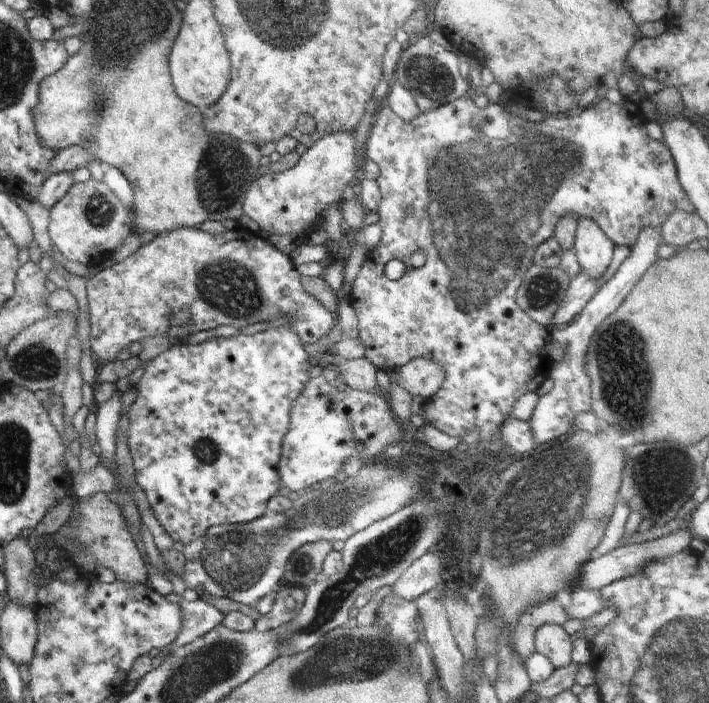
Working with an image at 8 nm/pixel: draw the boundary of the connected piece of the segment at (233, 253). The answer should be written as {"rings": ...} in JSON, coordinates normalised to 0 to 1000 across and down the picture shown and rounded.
{"rings":[[[341,323],[331,326],[319,326],[316,330],[299,334],[282,324],[248,324],[248,327],[240,327],[240,330],[226,330],[209,346],[200,349],[189,361],[181,364],[171,373],[155,378],[155,381],[148,381],[147,384],[138,387],[135,391],[127,391],[121,398],[121,418],[124,425],[124,437],[127,445],[127,492],[133,505],[144,512],[164,512],[165,504],[181,495],[185,486],[192,486],[192,484],[200,484],[200,481],[207,481],[209,478],[226,478],[234,475],[234,472],[247,472],[241,459],[240,450],[248,447],[251,441],[265,441],[268,444],[268,459],[264,465],[264,472],[276,474],[285,469],[296,469],[296,467],[305,467],[306,464],[324,462],[331,467],[344,467],[350,461],[361,461],[361,458],[375,458],[378,455],[392,452],[395,454],[402,447],[409,450],[409,464],[412,469],[420,475],[423,484],[427,489],[449,489],[454,486],[457,481],[465,479],[465,469],[474,462],[474,451],[467,444],[463,444],[453,432],[440,421],[434,418],[429,408],[426,407],[423,398],[423,390],[419,381],[413,378],[406,363],[395,358],[389,351],[386,351],[378,341],[371,340],[361,331],[354,330]]]}

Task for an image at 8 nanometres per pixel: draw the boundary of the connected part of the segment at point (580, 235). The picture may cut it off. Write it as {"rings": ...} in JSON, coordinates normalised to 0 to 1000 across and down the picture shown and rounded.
{"rings":[[[824,307],[814,312],[808,353],[819,387],[832,390],[832,395],[849,393],[863,370],[866,350],[863,341],[846,327],[838,313]]]}

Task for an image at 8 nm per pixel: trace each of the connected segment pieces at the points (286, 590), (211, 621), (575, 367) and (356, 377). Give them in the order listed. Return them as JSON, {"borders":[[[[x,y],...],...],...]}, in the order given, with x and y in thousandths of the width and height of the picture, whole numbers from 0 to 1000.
{"borders":[[[[396,832],[381,871],[360,883],[360,895],[364,899],[378,899],[378,896],[396,893],[409,882],[415,882],[426,865],[430,844],[432,838],[427,835]]],[[[285,852],[268,855],[255,855],[257,890],[245,913],[240,929],[245,929],[248,922],[254,922],[271,913],[285,902],[291,902],[303,890],[312,888],[315,872],[296,859],[291,859]]],[[[914,321],[907,324],[900,334],[898,343],[890,351],[889,363],[874,376],[870,387],[852,403],[849,410],[835,421],[835,427],[827,431],[824,441],[800,462],[793,465],[780,465],[776,468],[776,481],[795,498],[795,509],[790,515],[779,515],[774,522],[774,538],[779,538],[781,549],[767,563],[760,563],[753,586],[746,597],[753,620],[755,634],[762,634],[769,629],[779,629],[784,623],[795,620],[808,605],[812,589],[829,586],[834,583],[834,552],[832,541],[827,535],[824,518],[827,518],[827,498],[835,486],[841,467],[846,459],[863,447],[877,427],[889,418],[889,413],[900,404],[900,398],[911,384],[928,368],[928,354],[934,349],[932,321]]],[[[463,486],[460,499],[474,509],[472,525],[485,536],[494,552],[511,558],[530,558],[530,560],[537,556],[530,543],[532,523],[519,509],[488,512],[471,501],[471,488],[468,486]]]]}

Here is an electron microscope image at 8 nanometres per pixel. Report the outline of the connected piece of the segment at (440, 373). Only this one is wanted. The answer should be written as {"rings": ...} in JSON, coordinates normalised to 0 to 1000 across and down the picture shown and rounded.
{"rings":[[[583,509],[559,526],[561,545],[581,565],[609,566],[626,543],[629,526],[601,509]]]}

